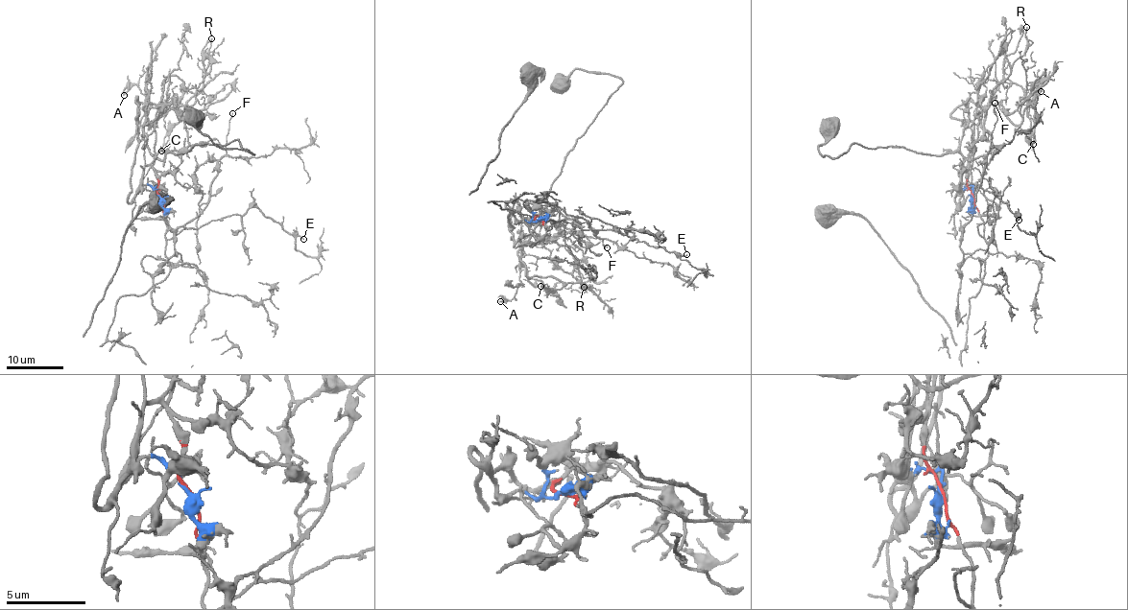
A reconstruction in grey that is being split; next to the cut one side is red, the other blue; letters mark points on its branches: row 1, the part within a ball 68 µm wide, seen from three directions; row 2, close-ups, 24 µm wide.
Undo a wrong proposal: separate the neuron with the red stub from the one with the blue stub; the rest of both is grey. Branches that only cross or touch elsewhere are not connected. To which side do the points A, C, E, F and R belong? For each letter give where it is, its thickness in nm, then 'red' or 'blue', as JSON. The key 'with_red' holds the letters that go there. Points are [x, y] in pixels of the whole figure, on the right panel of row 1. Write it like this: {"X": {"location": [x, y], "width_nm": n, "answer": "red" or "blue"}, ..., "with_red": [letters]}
{"A": {"location": [1041, 91], "width_nm": 140, "answer": "blue"}, "C": {"location": [1033, 144], "width_nm": 80, "answer": "blue"}, "E": {"location": [1019, 220], "width_nm": 130, "answer": "red"}, "F": {"location": [995, 103], "width_nm": 100, "answer": "red"}, "R": {"location": [1026, 27], "width_nm": 180, "answer": "blue"}, "with_red": ["E", "F"]}

